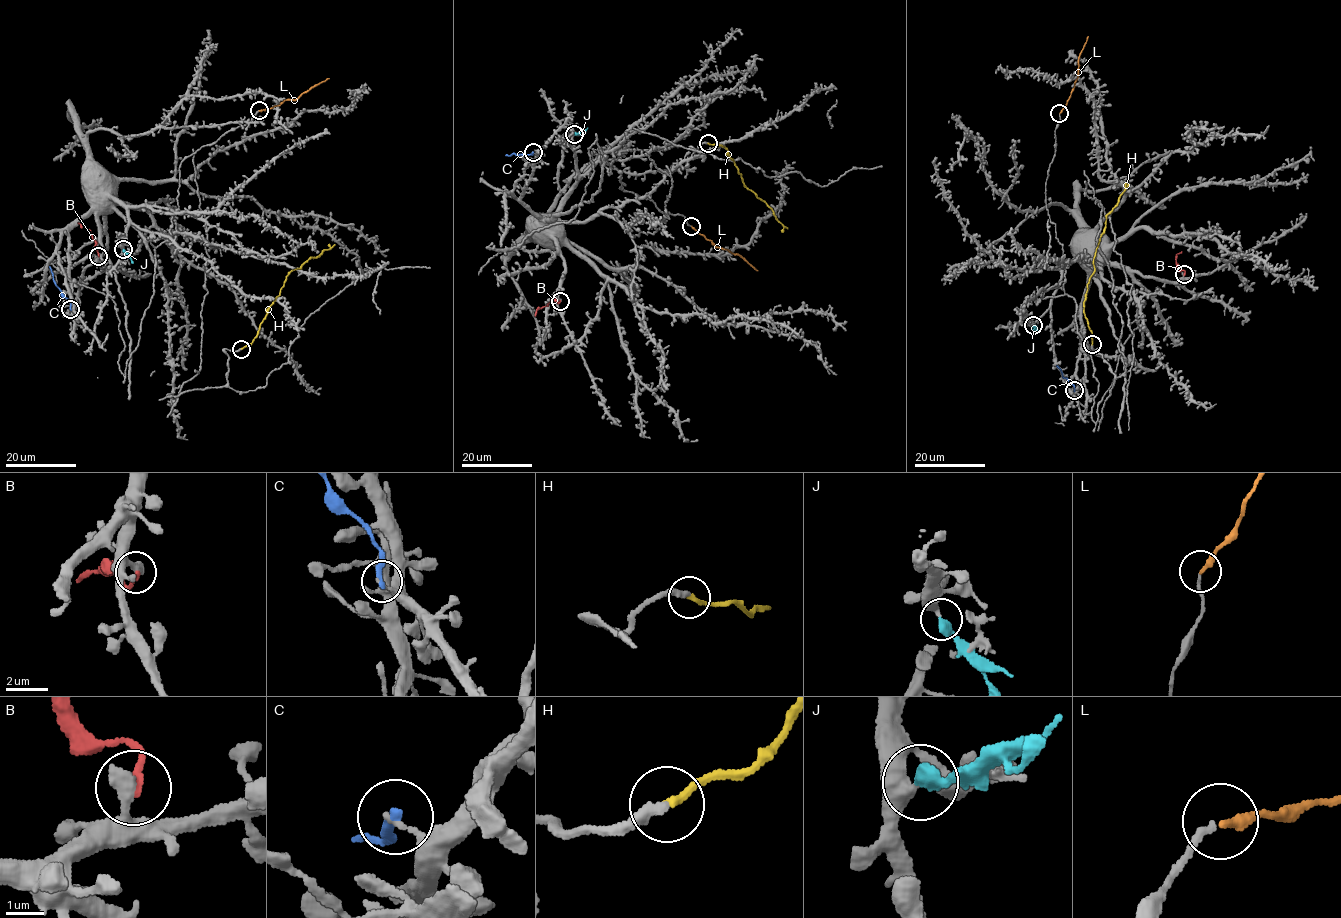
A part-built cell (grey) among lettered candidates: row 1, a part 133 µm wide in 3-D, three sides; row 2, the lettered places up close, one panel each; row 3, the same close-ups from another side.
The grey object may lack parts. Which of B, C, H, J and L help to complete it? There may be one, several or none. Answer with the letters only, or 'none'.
H, L

